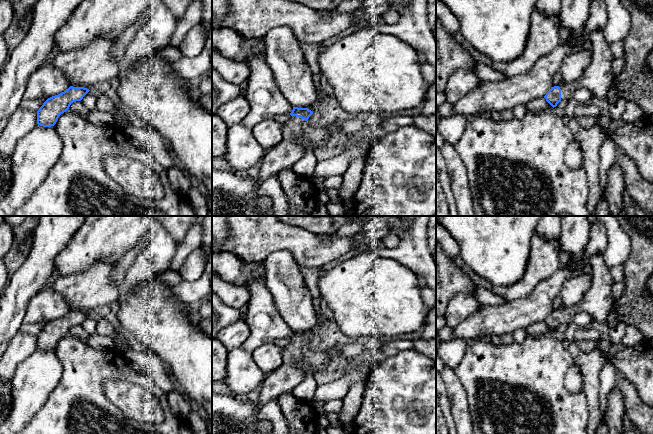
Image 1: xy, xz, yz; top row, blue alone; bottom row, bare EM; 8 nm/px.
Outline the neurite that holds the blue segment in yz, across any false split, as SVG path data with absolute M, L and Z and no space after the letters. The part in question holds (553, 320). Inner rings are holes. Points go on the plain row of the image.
M601 254L590 257L593 281L583 299L573 306L551 311L544 322L554 332L561 324L569 325L575 315L586 312L593 320L606 324L607 316L616 300L613 297L613 280L610 268Z

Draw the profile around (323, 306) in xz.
M319 297L319 309L322 311L322 313L326 316L326 318L331 321L334 322L335 318L334 318L334 314L332 313L332 311L329 309L326 301L321 297Z

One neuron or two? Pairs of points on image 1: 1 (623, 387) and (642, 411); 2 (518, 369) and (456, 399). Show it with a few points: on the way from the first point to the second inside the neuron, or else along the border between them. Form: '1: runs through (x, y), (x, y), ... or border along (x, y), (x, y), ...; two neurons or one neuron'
1: runs through (629, 393), (636, 405); one neuron
2: border along (455, 373), (466, 393), (468, 410), (471, 417); two neurons

